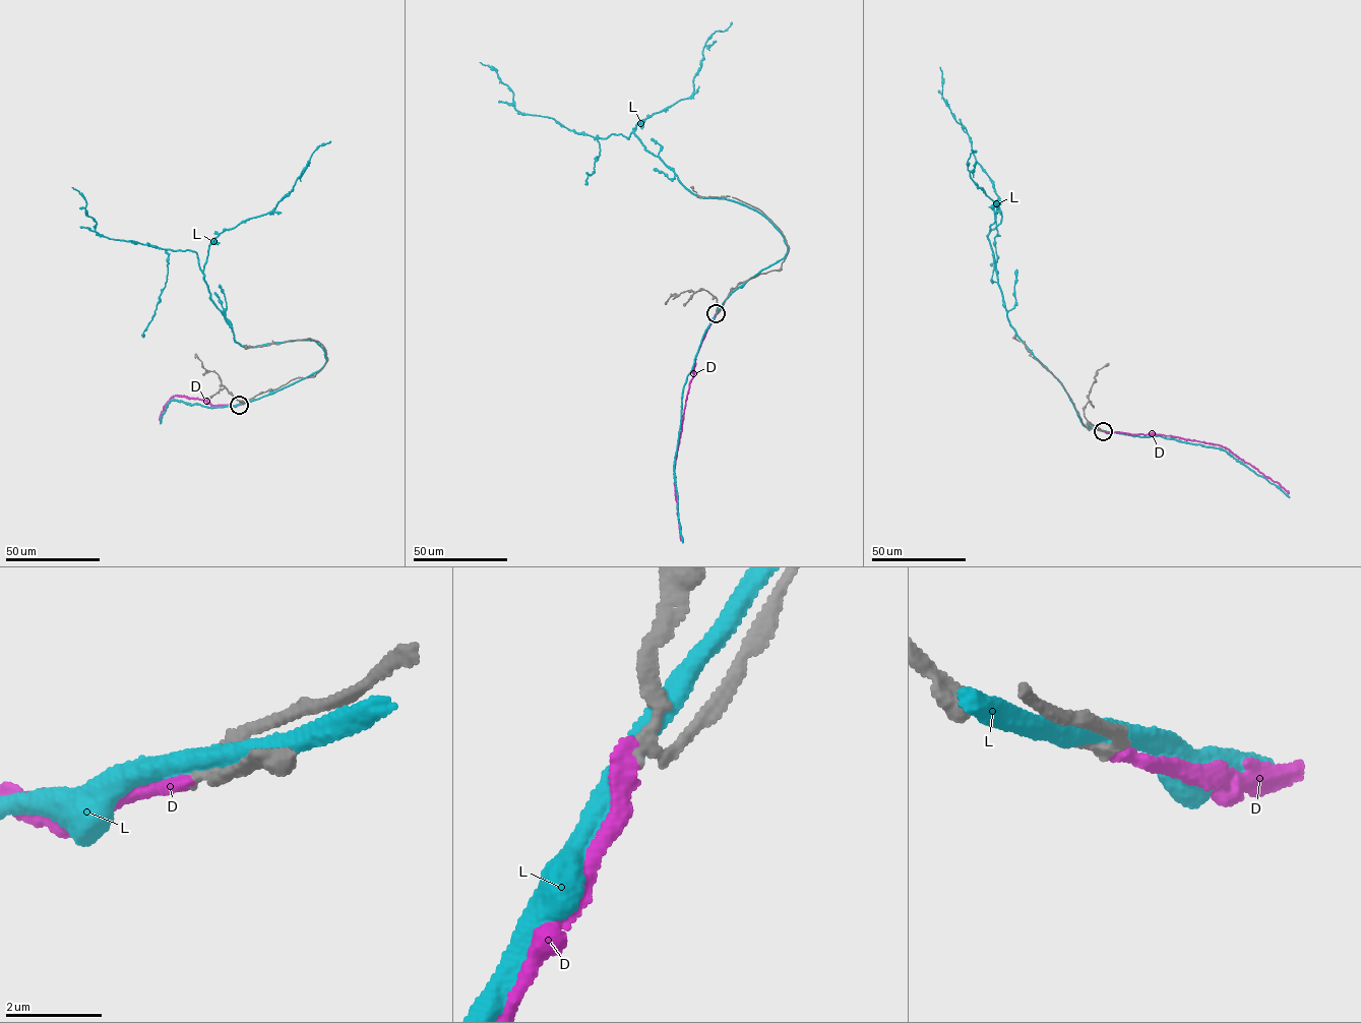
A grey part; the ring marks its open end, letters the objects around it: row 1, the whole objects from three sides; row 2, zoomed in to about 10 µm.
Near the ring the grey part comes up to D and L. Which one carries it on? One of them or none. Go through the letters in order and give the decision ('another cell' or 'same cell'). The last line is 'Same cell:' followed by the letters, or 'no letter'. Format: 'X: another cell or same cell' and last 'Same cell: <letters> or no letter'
D: same cell
L: another cell
Same cell: D

